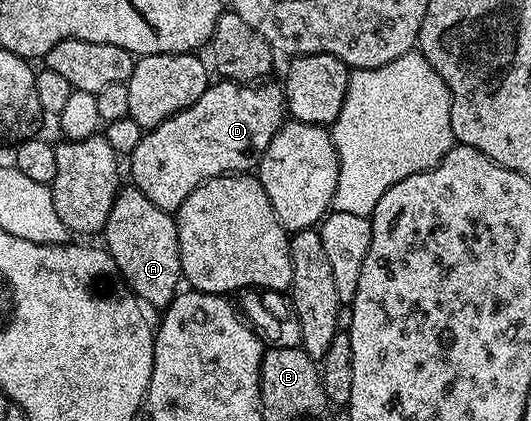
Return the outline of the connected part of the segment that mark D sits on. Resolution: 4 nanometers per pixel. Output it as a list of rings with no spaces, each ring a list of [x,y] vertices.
[[[219,79],[192,106],[180,110],[158,128],[149,129],[128,158],[133,187],[140,189],[144,198],[156,202],[160,210],[174,214],[196,186],[217,176],[257,169],[268,142],[272,142],[288,116],[283,85],[270,83],[238,84]]]

